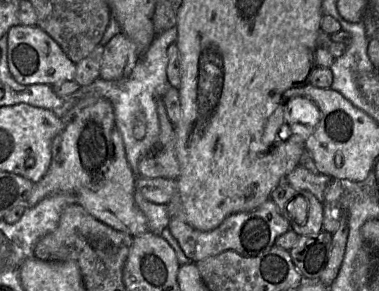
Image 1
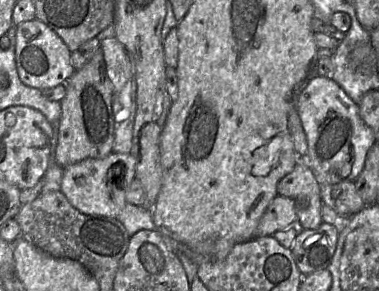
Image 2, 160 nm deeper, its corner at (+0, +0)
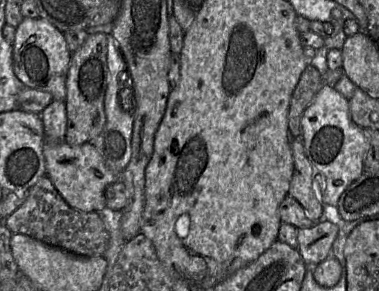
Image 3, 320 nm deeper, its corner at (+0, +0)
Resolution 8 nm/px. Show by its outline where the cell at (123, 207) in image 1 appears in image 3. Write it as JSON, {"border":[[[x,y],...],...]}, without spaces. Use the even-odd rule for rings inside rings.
{"border":[[[45,136],[43,154],[46,176],[70,207],[83,212],[100,211],[106,207],[106,187],[119,181],[120,175],[106,166],[95,146],[89,142],[77,146],[71,146],[65,141],[47,142]]]}

